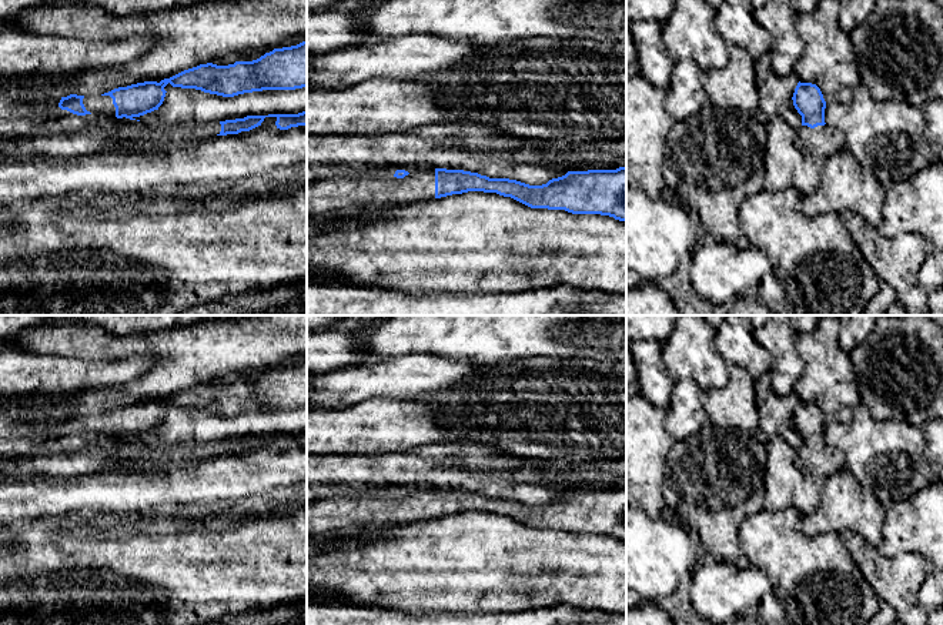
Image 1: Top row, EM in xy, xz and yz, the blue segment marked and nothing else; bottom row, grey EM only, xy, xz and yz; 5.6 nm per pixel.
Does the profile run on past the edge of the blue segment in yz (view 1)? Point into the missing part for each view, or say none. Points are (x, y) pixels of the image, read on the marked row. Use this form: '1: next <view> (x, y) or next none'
1: next yz (822, 141)

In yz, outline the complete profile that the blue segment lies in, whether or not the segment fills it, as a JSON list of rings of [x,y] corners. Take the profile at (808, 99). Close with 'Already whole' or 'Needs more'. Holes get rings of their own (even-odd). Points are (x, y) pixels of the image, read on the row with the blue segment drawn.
[[[799,81],[792,100],[802,116],[799,144],[820,170],[830,156],[845,147],[843,134],[825,123],[826,101],[816,84]]]. Needs more

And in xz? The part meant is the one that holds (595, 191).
[[[626,167],[568,171],[542,186],[447,168],[412,173],[397,170],[392,177],[340,176],[307,186],[307,217],[362,207],[399,205],[468,191],[496,193],[531,208],[601,214],[626,221]]]. Needs more

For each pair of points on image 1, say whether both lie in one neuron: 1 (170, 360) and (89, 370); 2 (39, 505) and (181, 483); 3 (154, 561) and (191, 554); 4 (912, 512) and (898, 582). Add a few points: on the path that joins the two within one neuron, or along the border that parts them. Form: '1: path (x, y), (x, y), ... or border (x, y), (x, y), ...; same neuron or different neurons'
1: border (156, 358), (151, 367), (129, 383); different neurons
2: path (74, 494), (146, 490); same neuron
3: path (163, 561), (183, 561); same neuron
4: border (876, 547), (888, 557), (919, 552), (928, 561); different neurons

